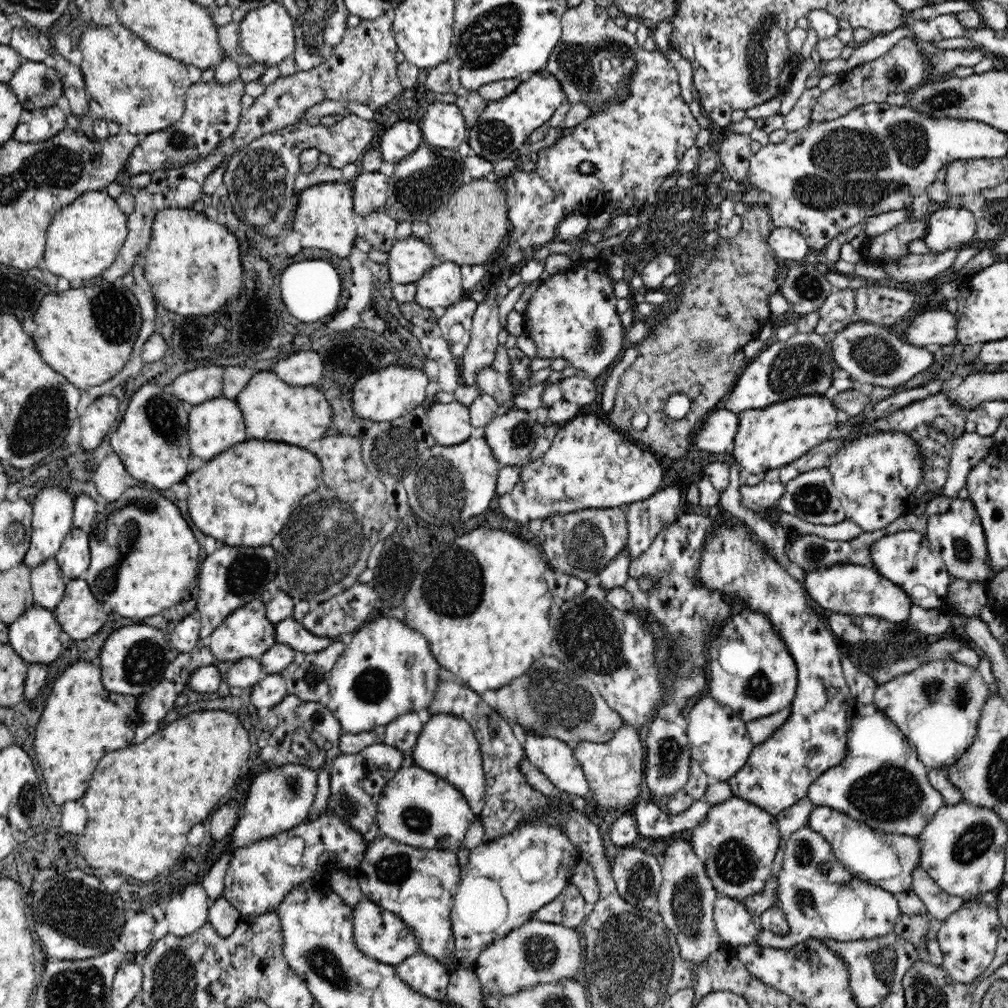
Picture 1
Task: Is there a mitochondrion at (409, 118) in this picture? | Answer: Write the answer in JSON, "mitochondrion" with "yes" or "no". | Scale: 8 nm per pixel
{"mitochondrion":"no"}

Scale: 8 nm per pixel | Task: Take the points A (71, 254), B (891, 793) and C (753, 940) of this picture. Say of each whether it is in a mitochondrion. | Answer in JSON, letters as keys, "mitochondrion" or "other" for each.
{"A":"other","B":"mitochondrion","C":"other"}

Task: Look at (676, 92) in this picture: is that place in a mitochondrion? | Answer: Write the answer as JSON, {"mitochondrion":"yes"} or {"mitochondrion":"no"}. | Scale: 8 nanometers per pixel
{"mitochondrion":"no"}

